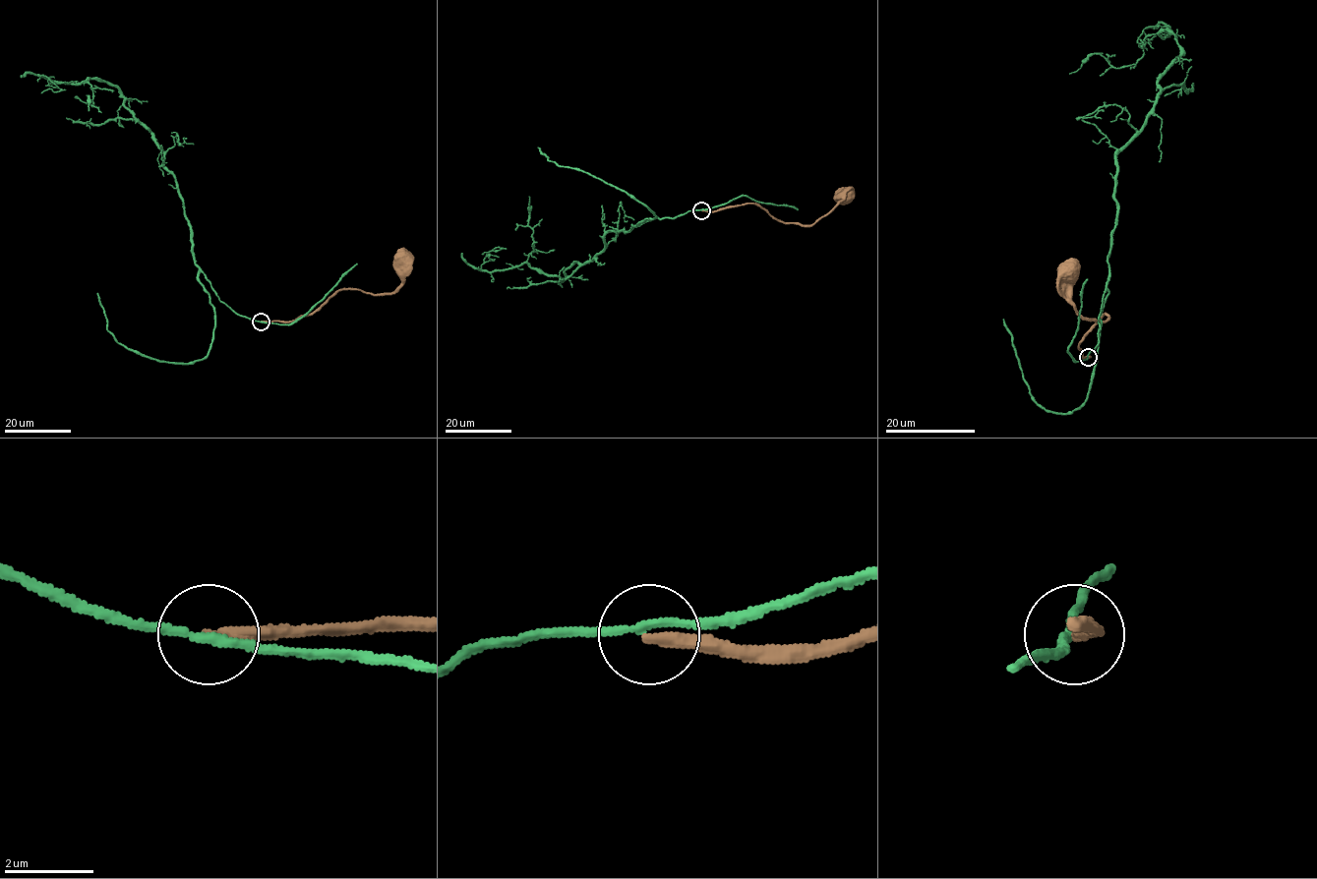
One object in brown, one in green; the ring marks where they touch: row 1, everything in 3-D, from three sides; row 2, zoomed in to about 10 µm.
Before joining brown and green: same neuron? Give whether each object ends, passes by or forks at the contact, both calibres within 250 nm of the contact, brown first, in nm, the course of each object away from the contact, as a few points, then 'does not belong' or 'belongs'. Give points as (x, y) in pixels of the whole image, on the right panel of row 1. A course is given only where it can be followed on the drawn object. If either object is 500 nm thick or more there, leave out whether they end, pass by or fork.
brown ends | green passes by | 280/180 nm | brown via (1088, 357), (1080, 341), (1107, 317), (1088, 321), (1077, 312), (1068, 273) | green via (1088, 357), (1116, 153), (1179, 56), (1167, 27), (1147, 27), (1147, 50) | does not belong

